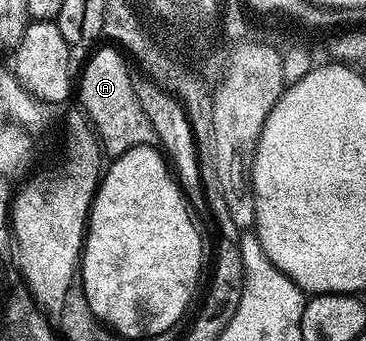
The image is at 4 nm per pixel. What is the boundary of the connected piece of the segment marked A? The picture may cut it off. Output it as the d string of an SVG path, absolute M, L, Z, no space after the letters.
M105 44L102 50L97 50L90 56L85 71L82 74L80 71L79 74L80 109L85 111L93 123L101 149L110 159L115 159L136 146L152 146L157 142L155 128L151 128L151 122L147 120L135 96L134 75L129 74L129 66L124 57L126 55L120 49Z

